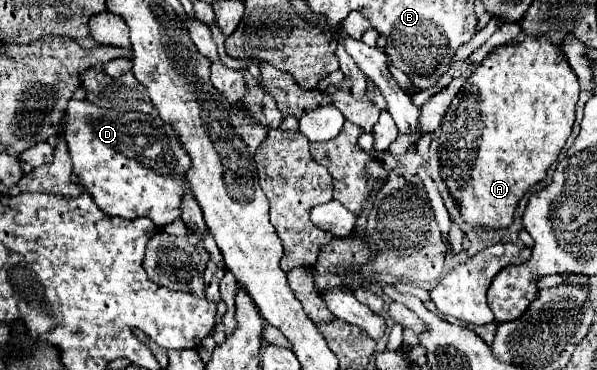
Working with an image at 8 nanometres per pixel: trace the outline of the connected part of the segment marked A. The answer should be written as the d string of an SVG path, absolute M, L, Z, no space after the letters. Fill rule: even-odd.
M546 35L500 45L476 65L472 77L466 79L464 87L450 103L442 127L436 131L440 161L444 165L442 177L448 183L452 197L460 203L462 217L470 225L498 229L512 223L514 209L522 195L546 177L546 169L556 161L570 137L578 95L580 85L576 73L568 67L562 47L548 41Z

